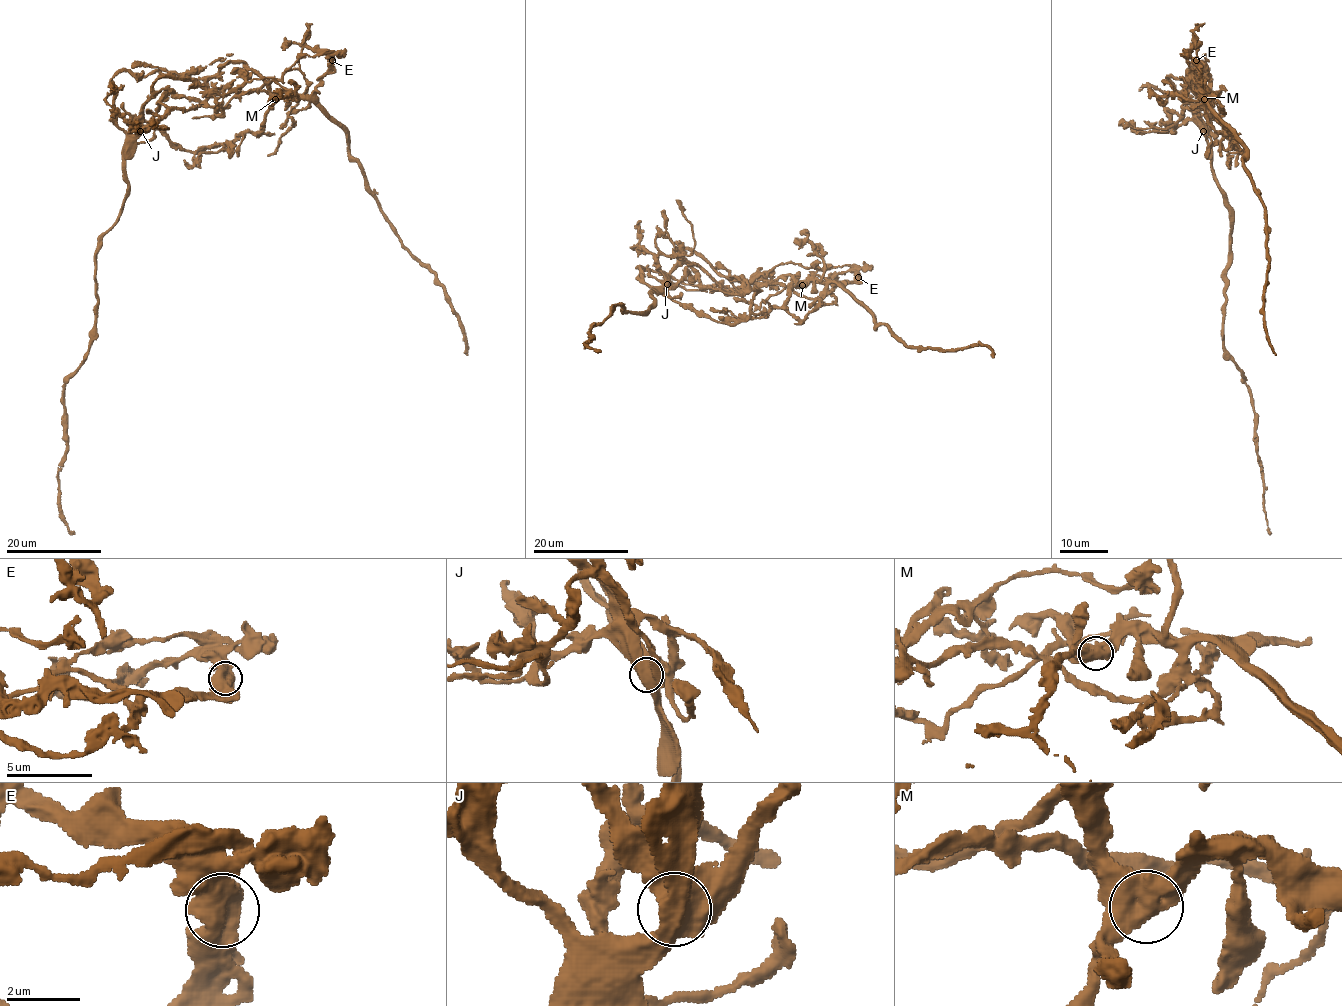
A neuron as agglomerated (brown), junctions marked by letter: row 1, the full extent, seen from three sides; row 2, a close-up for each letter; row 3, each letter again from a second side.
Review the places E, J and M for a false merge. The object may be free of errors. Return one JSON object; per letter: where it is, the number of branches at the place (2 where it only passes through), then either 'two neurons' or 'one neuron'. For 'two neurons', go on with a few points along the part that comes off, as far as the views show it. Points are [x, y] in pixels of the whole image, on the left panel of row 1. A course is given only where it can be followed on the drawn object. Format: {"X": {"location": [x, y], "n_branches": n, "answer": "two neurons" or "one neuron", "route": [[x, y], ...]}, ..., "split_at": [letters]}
{"E": {"location": [332, 60], "n_branches": 3, "answer": "one neuron"}, "J": {"location": [140, 131], "n_branches": 3, "answer": "two neurons", "route": [[140, 131], [126, 154], [127, 191], [118, 222], [95, 256], [95, 338], [64, 387], [59, 507], [75, 534]]}, "M": {"location": [275, 99], "n_branches": 3, "answer": "one neuron"}, "split_at": ["J"]}

